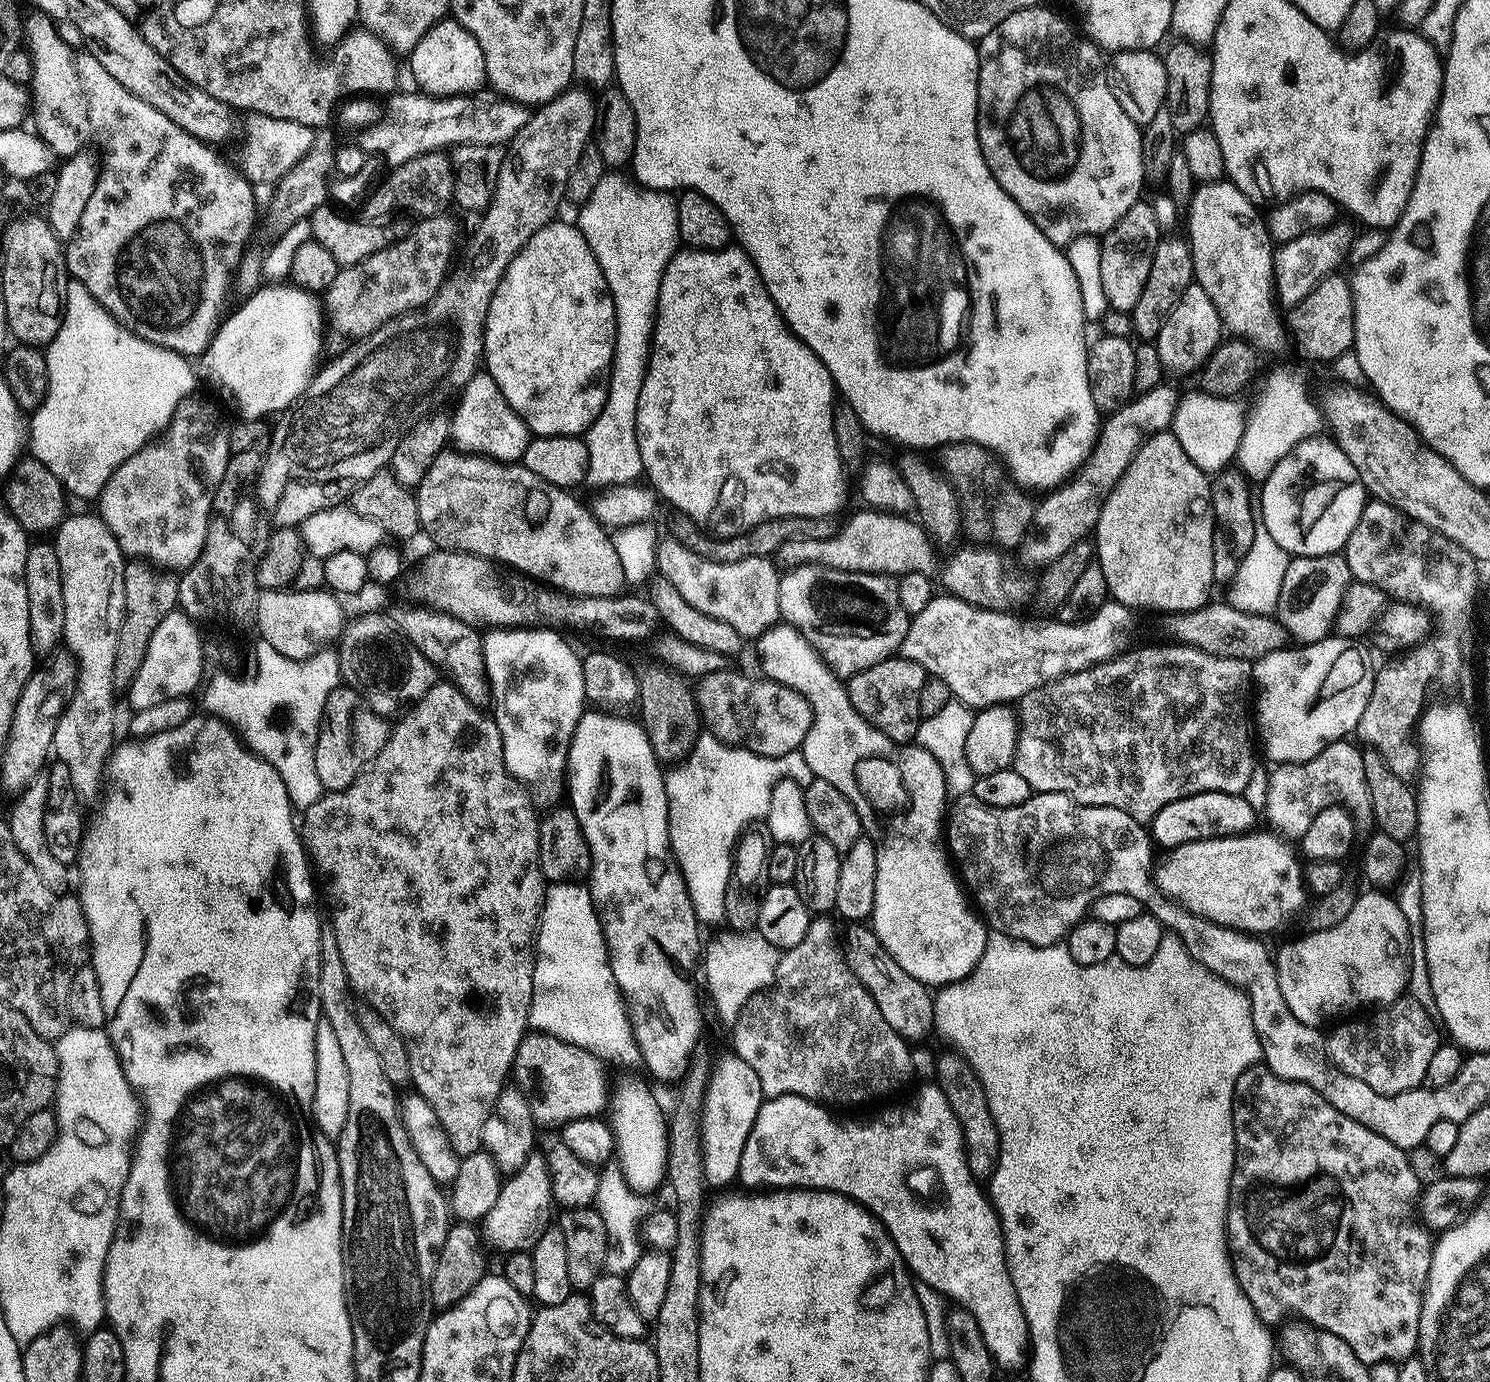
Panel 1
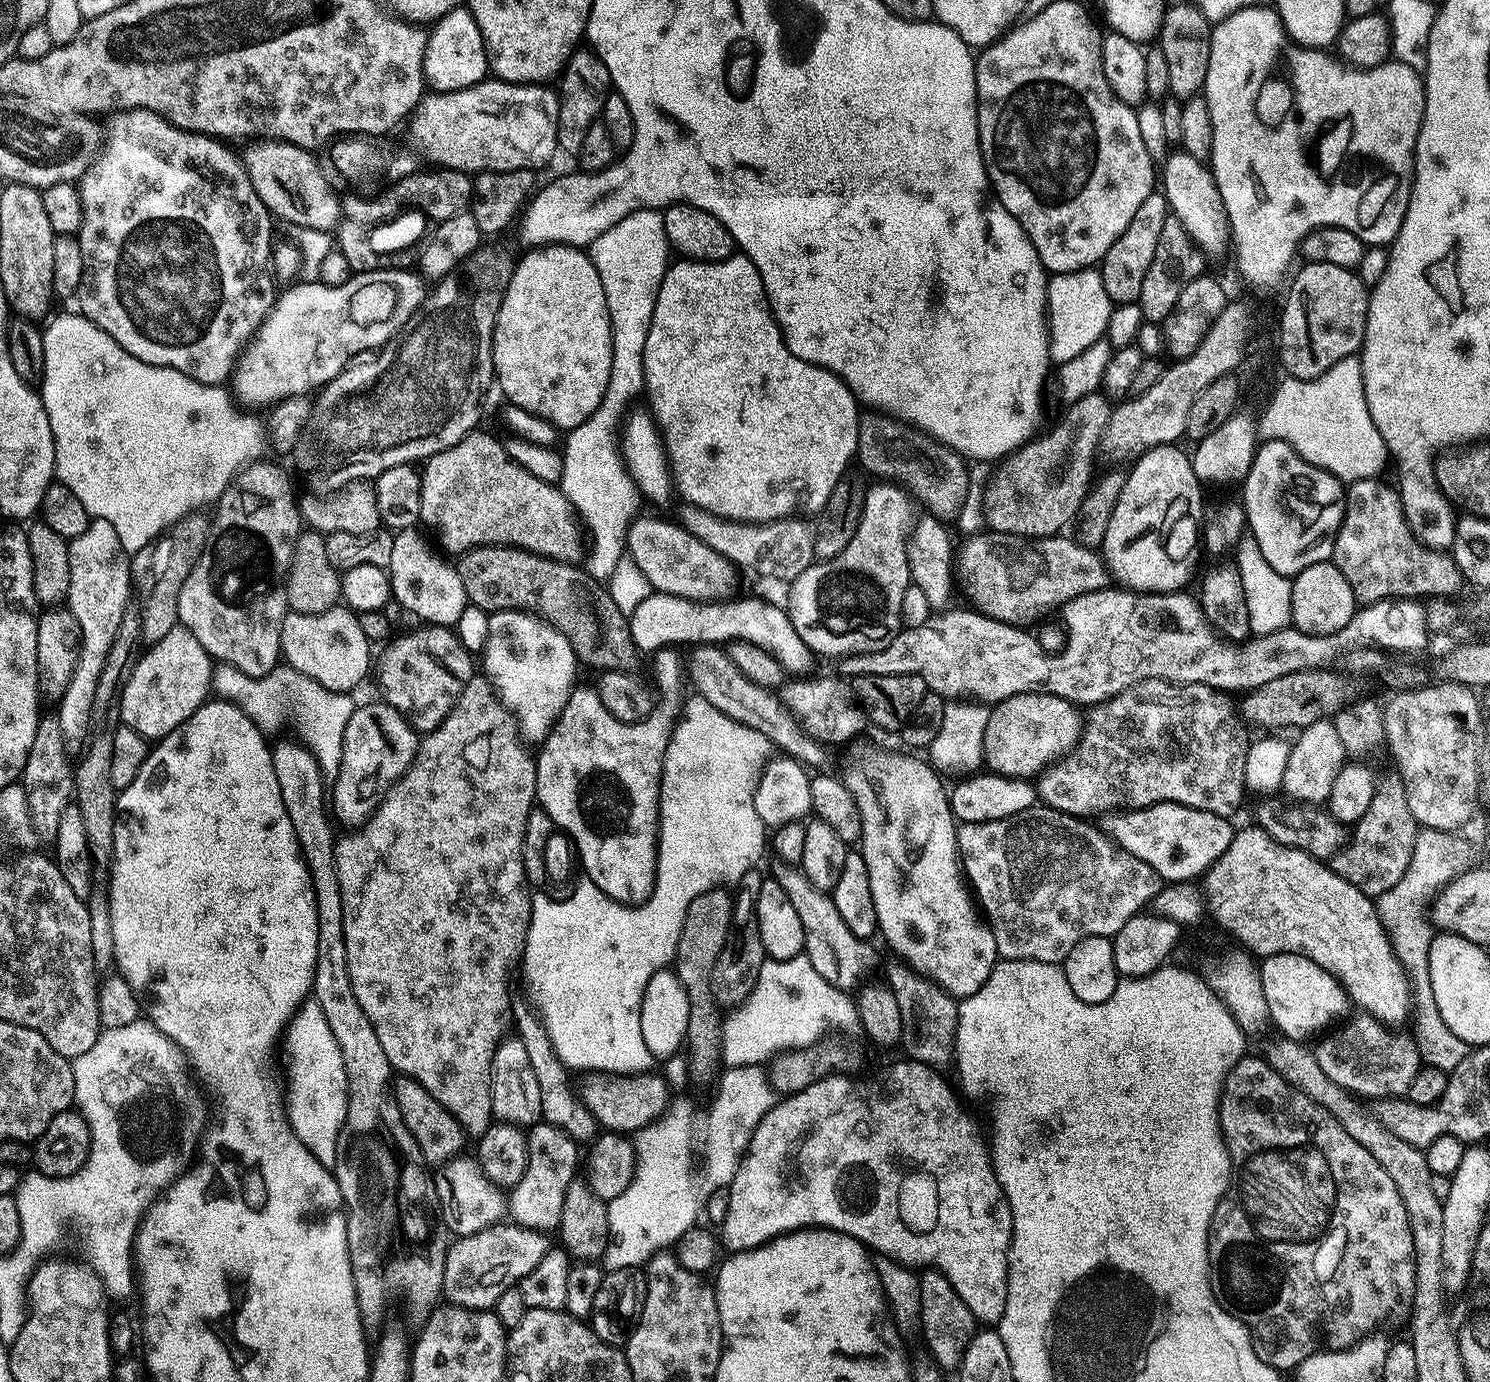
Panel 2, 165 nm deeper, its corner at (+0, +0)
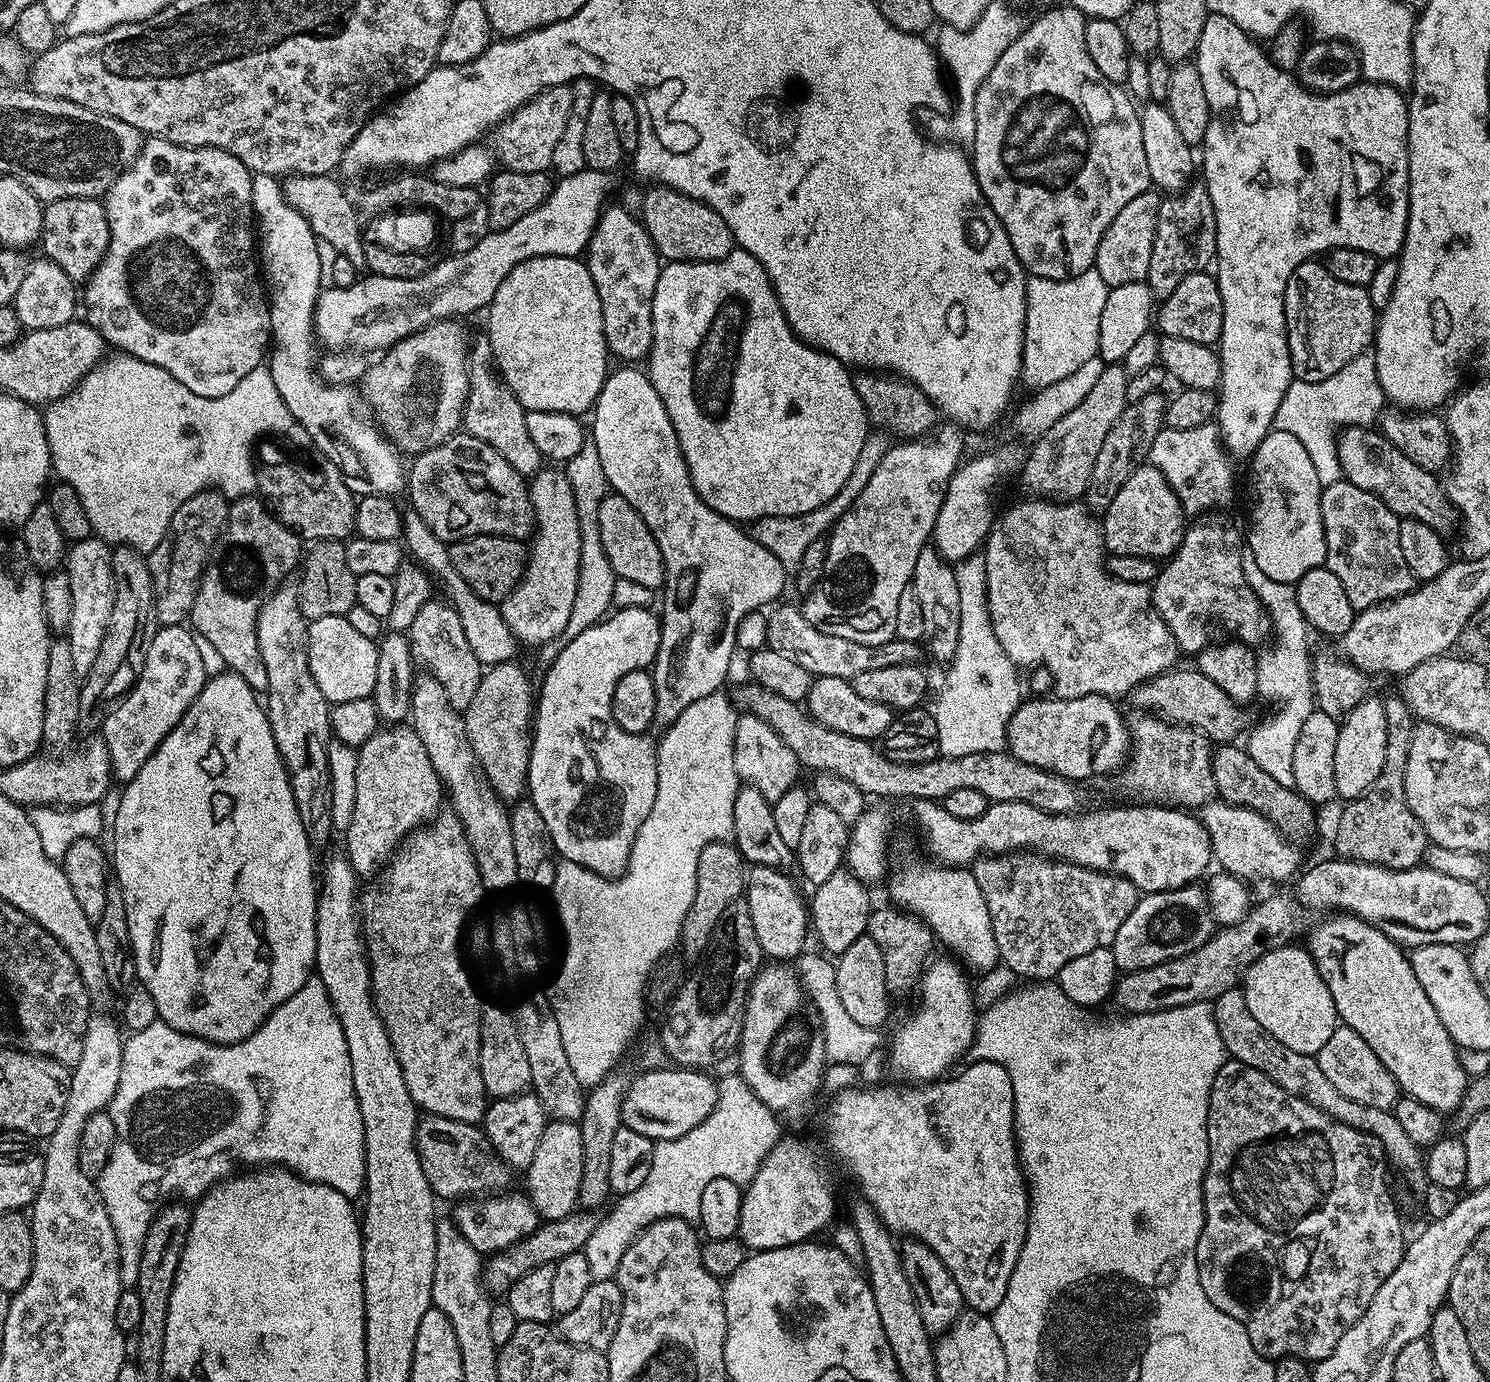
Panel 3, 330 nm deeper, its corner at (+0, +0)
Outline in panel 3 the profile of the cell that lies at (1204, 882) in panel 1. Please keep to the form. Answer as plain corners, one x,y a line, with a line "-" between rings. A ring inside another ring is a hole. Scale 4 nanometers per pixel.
1332,914
1324,919
1328,920
1309,934
1306,947
1334,998
1339,1023
1354,1030
1378,1054
1378,1062
1390,1070
1403,1095
1418,1098
1441,1114
1459,1109
1470,1077
1460,1065
1461,1053
1442,1026
1438,1010
1430,1006
1422,982
1414,978
1405,949
1357,916

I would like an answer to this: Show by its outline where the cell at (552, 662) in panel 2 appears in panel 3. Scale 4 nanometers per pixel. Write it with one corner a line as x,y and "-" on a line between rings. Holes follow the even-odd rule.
541,467
531,477
528,493
532,499
532,512
536,515
530,537
530,555
524,566
524,579
502,601
499,609
506,618
506,626
510,626
521,645
539,646
558,638
562,630
566,630
570,610
574,610
574,594
580,577
582,534
572,487
559,467

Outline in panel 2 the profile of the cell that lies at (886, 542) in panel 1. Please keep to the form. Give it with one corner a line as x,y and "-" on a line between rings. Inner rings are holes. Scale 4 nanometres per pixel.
980,530
969,536
972,537
961,548
959,545
954,556
954,580
958,585
959,595
961,592
975,611
995,620
1001,620
1003,624
1032,626
1028,624
1034,623
1035,625
1047,617
1044,616
1047,612
1052,612
1055,608
1056,611
1063,609
1064,605
1074,598
1109,587
1110,573
1101,553
1084,548
1076,543
1075,539
1068,537
1067,540
1067,535
1029,538
1011,536
1005,532

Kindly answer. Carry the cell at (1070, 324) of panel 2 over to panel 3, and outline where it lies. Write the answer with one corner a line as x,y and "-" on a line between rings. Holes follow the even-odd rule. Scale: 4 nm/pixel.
1095,270
1083,272
1069,280
1051,280
1050,278
1033,276
1027,281
1027,286
1026,318
1024,319
1024,355
1020,362
1020,380
1022,384
1028,387
1028,390
1035,390
1037,388
1051,386
1053,382
1058,382
1062,378
1066,378
1069,374
1074,374
1074,370
1078,370
1078,366
1082,366
1082,362
1090,362
1090,358
1097,355
1099,323
1101,321
1102,308
1106,304
1109,287
1106,282
1102,282
1102,274
1098,274

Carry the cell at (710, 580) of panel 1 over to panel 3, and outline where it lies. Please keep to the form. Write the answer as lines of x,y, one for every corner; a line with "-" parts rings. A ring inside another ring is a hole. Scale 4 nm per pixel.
615,494
602,498
602,506
598,506
598,530
606,558
610,558
610,566
614,566
619,579
638,582
638,586
653,590
665,583
664,559
658,550
658,542
654,534
650,534
646,522
642,522
638,510
634,510
626,498

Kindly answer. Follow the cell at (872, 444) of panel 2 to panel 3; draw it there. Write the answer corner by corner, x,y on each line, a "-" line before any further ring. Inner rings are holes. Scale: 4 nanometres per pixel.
860,370
853,375
852,385
862,398
862,406
869,421
877,429
887,430
893,437
915,440
929,435
937,427
936,405
925,392
918,390
916,384
911,384
903,376
889,374
884,370

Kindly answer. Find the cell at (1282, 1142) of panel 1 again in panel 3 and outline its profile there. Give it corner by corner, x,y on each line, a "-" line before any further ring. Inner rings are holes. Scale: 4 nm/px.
1231,1058
1214,1074
1214,1082
1210,1090
1208,1103
1208,1165
1204,1175
1204,1225
1196,1247
1198,1262
1198,1278
1202,1282
1202,1290
1218,1310
1230,1314
1246,1330
1254,1350
1260,1356
1279,1358
1296,1356
1299,1360
1319,1362
1325,1360
1338,1346
1342,1334
1366,1314
1366,1306
1374,1302
1374,1294
1394,1274
1398,1262
1402,1262
1406,1247
1406,1235
1400,1225
1400,1214
1392,1201
1392,1192
1388,1189
1388,1180
1384,1177
1386,1167
1382,1142
1374,1136
1352,1129
1318,1107
1304,1101
1301,1097
1287,1093
1282,1086
1276,1085
1261,1070
1248,1066
1244,1062

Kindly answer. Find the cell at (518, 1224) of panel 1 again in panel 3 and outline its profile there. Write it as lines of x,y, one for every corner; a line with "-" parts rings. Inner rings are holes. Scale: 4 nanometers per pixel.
549,1119
538,1142
534,1162
526,1169
526,1195
545,1221
560,1220
577,1211
579,1187
582,1184
582,1130
575,1120

